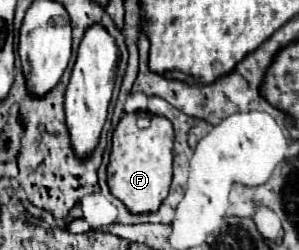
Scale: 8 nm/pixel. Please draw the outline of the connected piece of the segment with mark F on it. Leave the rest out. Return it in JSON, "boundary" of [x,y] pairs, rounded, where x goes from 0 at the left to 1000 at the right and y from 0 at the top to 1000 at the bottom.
{"boundary":[[[418,452],[378,524],[378,596],[358,660],[371,772],[445,852],[525,844],[565,772],[579,644],[579,500],[538,460],[505,460],[492,508],[465,508],[465,452]]]}

